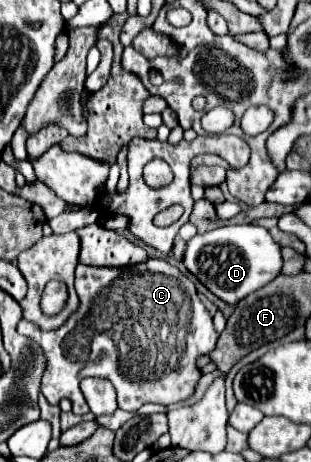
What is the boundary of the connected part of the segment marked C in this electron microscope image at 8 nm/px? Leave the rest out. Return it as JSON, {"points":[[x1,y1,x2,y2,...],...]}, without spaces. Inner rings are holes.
{"points":[[148,258,146,262,128,268,108,268,108,266,76,266,76,294,80,298,80,308,72,312,58,330,42,332,36,324,22,320,18,332,30,336,44,348,48,358,48,368,42,376,42,394,50,404,58,404,62,398,72,400,74,414,82,416,88,412,86,400,80,392,80,380,86,376,108,378,118,392,118,408,126,412,136,412,146,402,174,404,188,400,200,378,200,368,196,368,196,358,212,352,218,340,210,312,204,308,196,294,192,280,180,272,176,264,162,258],[98,320,108,320,108,332,98,328]]}

